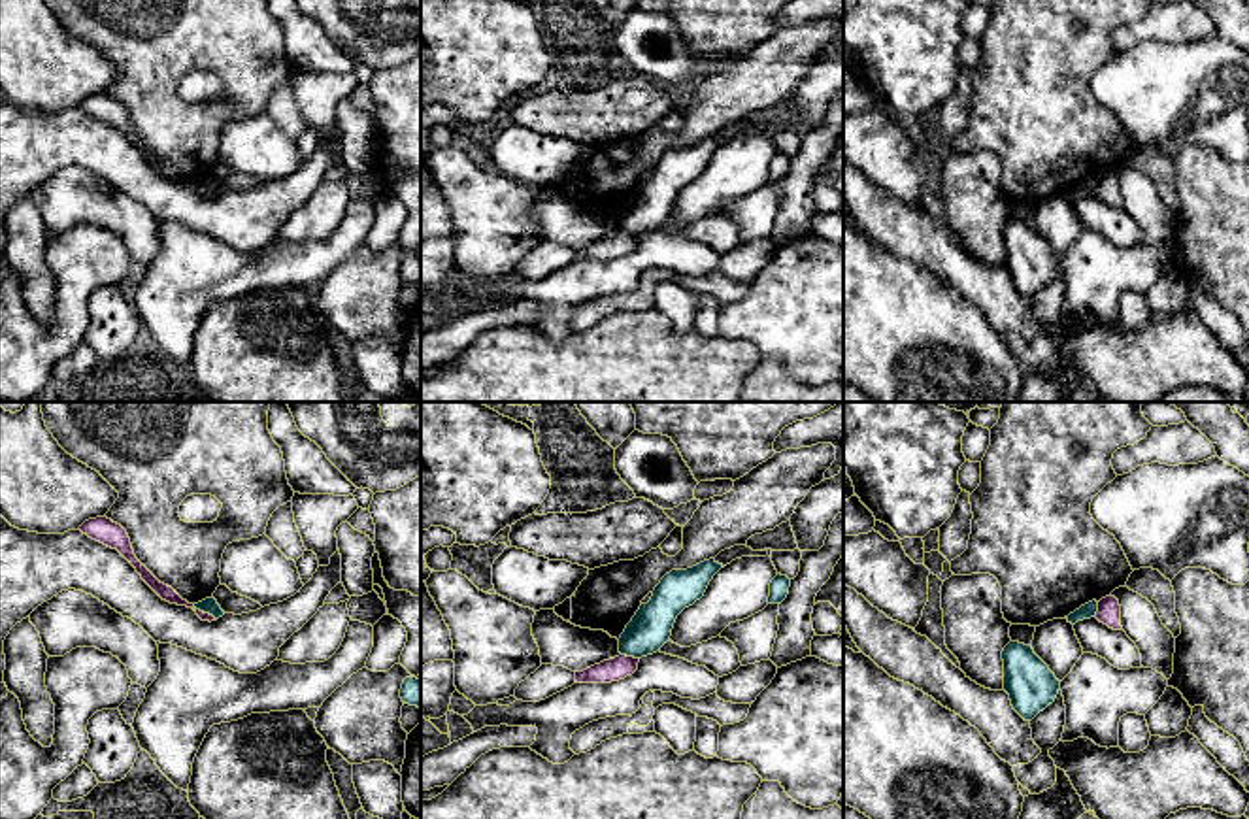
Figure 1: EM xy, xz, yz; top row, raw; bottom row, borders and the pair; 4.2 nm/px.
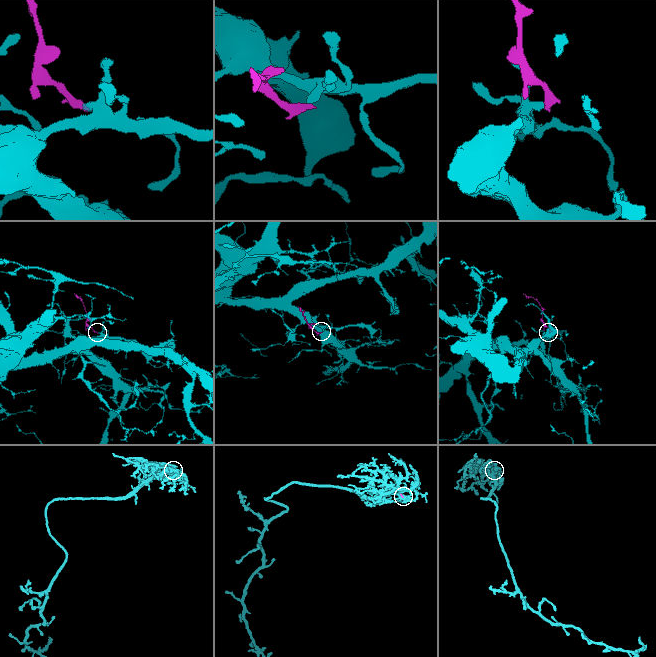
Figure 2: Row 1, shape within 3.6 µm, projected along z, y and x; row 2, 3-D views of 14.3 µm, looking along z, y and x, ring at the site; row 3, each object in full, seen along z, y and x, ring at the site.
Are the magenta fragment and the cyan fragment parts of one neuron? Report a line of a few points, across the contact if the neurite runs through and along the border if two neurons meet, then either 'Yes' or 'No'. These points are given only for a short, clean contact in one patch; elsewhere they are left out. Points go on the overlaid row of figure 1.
Line: xy (193, 604), (216, 619). No

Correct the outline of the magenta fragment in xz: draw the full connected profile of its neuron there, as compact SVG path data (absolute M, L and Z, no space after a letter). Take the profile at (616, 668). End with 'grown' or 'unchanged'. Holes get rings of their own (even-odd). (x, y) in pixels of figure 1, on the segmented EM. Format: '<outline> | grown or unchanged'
M619 655L615 659L594 664L583 672L575 672L577 683L611 683L632 676L640 659Z | unchanged

